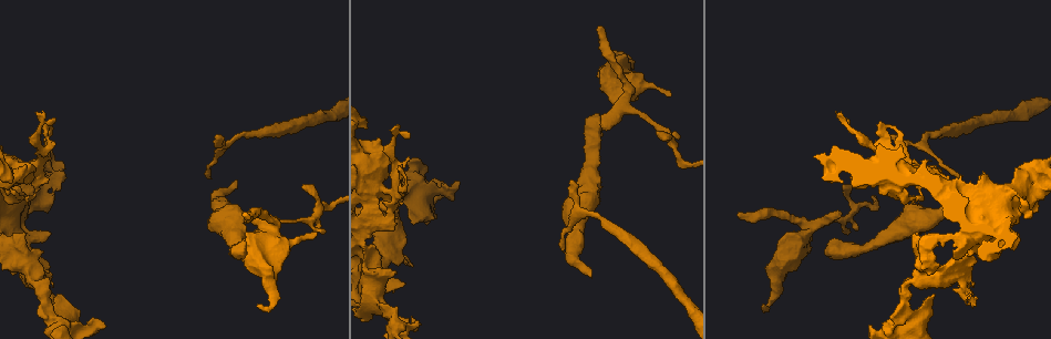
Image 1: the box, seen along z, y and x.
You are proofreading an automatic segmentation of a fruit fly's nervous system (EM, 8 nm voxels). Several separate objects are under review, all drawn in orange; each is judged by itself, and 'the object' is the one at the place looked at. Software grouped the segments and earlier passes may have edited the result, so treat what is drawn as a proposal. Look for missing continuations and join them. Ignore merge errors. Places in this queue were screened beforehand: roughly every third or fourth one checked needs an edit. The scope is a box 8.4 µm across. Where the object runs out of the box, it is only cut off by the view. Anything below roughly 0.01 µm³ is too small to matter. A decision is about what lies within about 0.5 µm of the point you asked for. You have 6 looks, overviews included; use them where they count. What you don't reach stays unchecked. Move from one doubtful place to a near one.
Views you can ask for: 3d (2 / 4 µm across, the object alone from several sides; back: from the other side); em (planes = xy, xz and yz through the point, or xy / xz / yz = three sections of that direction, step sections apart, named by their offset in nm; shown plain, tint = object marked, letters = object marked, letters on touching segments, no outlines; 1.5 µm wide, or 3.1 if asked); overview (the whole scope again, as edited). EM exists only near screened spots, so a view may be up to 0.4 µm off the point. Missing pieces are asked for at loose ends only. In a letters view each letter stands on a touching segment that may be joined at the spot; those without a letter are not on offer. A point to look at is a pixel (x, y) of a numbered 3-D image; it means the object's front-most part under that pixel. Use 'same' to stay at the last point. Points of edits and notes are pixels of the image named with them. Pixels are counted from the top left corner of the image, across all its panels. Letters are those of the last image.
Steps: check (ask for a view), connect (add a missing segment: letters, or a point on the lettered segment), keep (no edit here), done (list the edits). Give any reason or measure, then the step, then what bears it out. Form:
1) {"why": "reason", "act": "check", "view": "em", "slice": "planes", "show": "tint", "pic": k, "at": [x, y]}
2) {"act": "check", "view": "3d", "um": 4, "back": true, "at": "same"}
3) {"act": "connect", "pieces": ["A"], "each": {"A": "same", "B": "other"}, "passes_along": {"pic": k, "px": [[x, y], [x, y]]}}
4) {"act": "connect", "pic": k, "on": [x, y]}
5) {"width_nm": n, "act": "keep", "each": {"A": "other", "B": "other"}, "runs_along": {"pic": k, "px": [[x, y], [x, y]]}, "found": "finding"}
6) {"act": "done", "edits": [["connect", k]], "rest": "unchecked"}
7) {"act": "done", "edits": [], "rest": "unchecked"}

{"why": "an open end", "act": "check", "view": "em", "slice": "xz", "step": 4, "show": "tint", "pic": 1, "at": [457, 182]}

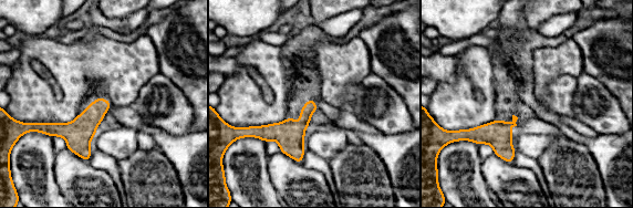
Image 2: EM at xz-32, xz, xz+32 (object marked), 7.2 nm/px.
{"act": "check", "view": "em", "slice": "planes", "show": "letters", "at": "same"}

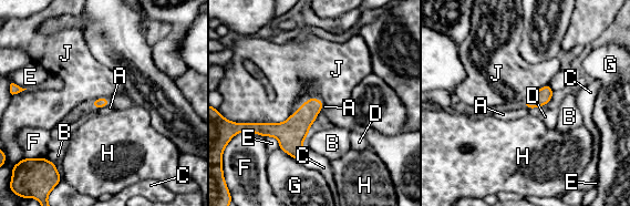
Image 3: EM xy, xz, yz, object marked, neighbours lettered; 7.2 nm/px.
{"act": "keep", "each": {"A": "other", "B": "other", "C": "other", "D": "other", "E": "other", "F": "other", "G": "other", "H": "other", "J": "other"}, "border": {"pic": 3, "px": [[110, 103], [102, 107]]}, "found": "none of them fits"}

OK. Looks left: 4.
{"why": "an open end", "act": "check", "view": "em", "slice": "planes", "show": "letters", "pic": 1, "at": [315, 233]}

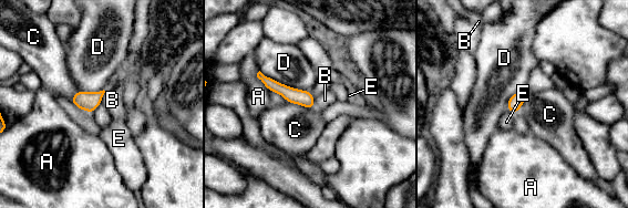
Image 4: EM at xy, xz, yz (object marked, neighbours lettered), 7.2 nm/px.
{"act": "keep", "each": {"A": "other", "B": "other", "C": "other", "D": "other", "E": "other"}, "border": {"pic": 4, "px": [[259, 70], [287, 85], [310, 91]]}, "found": "no lettered segment goes on from it"}

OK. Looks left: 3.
{"why": "free end", "act": "check", "view": "3d", "um": 4, "pic": 1, "at": [737, 214]}

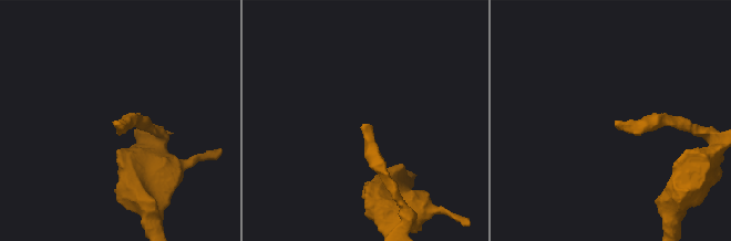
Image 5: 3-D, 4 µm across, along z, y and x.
{"why": "now the EM", "act": "check", "view": "em", "slice": "planes", "show": "letters", "pic": 5, "at": [114, 122]}

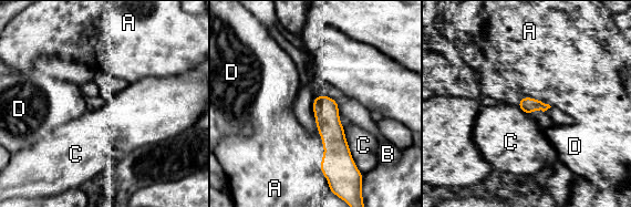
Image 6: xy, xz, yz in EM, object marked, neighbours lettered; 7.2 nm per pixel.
{"longest_contact_nm": ["C", 340], "act": "keep", "each": {"A": "other", "B": "other", "C": "other", "D": "other"}, "border": {"pic": 6, "px": [[520, 96], [531, 96], [535, 100]]}, "found": "no lettered segment goes on from it"}

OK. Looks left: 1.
{"act": "done", "edits": [], "rest": "unchecked"}

